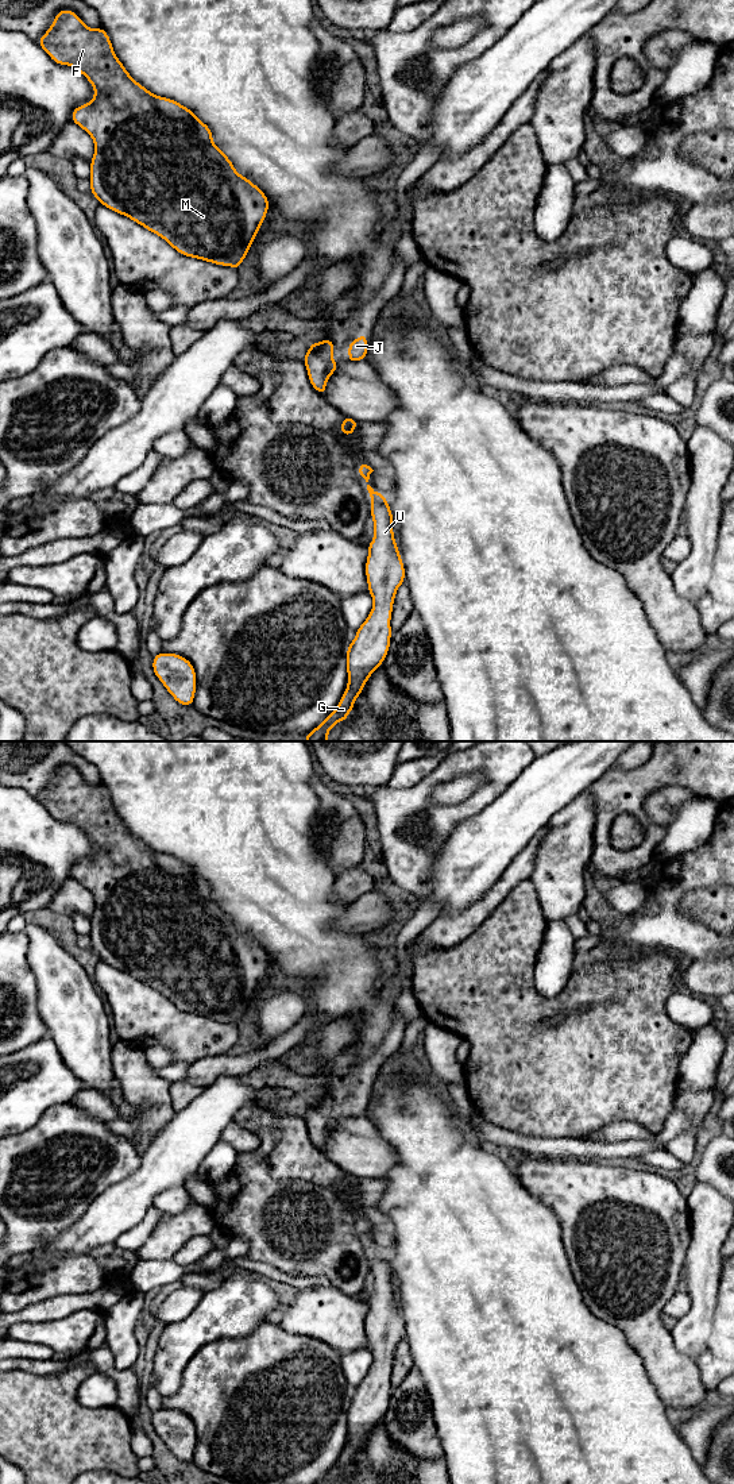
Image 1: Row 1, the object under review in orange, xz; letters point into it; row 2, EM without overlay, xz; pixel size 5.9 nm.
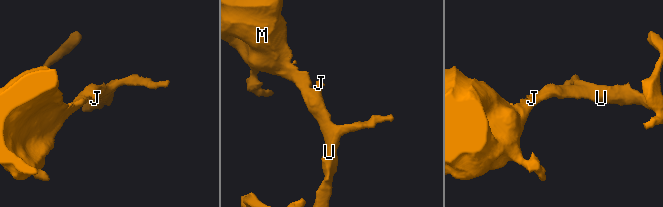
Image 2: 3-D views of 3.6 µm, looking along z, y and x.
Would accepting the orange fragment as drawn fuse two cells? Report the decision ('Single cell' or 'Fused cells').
Single cell

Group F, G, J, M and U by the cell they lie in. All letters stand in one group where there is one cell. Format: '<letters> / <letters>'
F G J M U

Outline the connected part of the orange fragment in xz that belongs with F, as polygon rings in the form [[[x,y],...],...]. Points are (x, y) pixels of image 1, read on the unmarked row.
[[[61,766],[38,799],[55,820],[77,825],[94,845],[90,859],[73,866],[72,878],[94,898],[89,938],[90,949],[100,960],[161,992],[182,1011],[239,1026],[270,960],[262,945],[240,932],[213,899],[212,886],[181,859],[157,852],[135,837],[116,813],[107,787],[89,785],[72,766]]]

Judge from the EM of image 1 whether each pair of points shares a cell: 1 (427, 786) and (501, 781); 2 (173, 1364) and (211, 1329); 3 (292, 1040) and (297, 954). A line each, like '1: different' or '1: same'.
1: same
2: same
3: different

